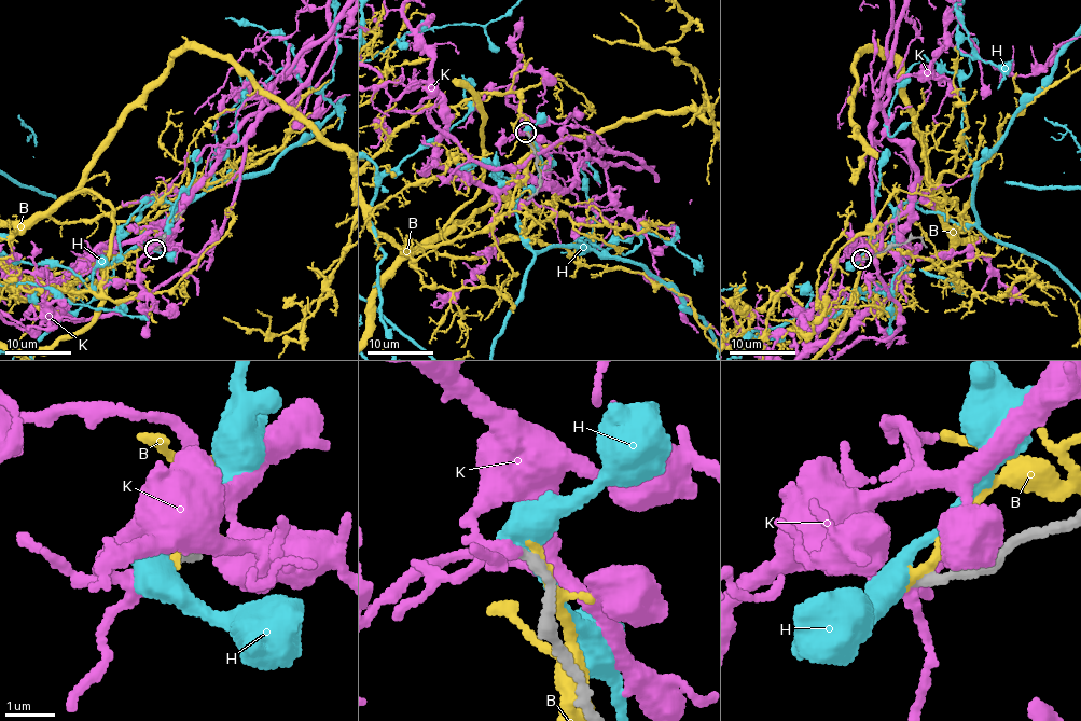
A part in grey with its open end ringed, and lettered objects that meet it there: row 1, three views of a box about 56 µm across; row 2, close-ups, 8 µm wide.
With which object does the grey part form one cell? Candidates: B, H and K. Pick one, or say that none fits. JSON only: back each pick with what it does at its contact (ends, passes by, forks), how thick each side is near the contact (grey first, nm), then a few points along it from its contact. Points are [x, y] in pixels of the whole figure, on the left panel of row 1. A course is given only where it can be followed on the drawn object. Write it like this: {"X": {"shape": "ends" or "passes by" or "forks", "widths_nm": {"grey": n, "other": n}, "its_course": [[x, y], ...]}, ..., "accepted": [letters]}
{"accepted": []}

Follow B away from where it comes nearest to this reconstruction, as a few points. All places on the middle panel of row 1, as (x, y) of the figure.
B: (528, 134), (526, 178), (495, 222), (403, 250), (474, 197), (481, 108), (458, 85), (388, 78)

